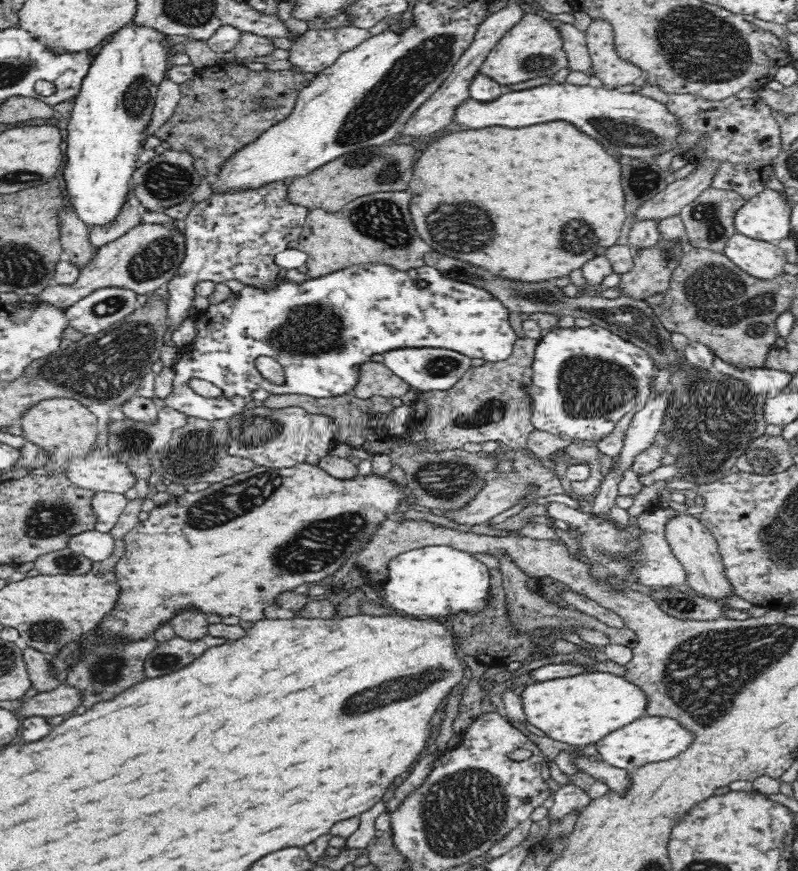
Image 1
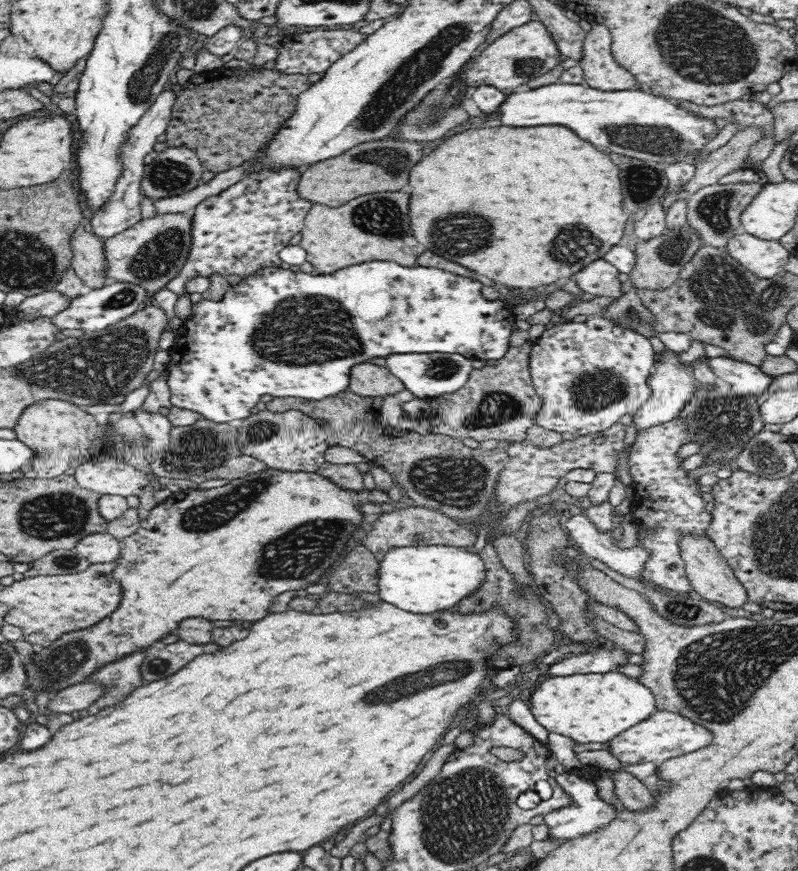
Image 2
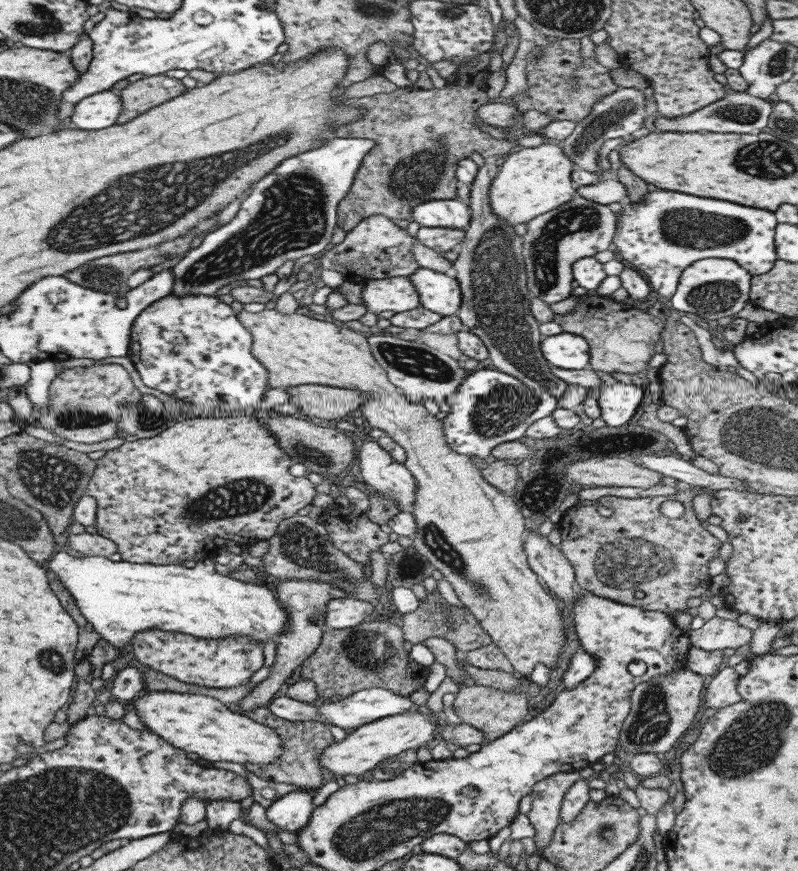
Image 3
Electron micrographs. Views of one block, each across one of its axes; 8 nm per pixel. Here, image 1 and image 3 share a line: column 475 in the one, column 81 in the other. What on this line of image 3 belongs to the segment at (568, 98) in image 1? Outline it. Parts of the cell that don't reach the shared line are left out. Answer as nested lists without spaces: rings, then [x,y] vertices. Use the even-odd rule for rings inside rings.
[[[107,89],[85,96],[73,105],[71,124],[81,130],[108,128],[121,112],[121,99],[116,91]]]

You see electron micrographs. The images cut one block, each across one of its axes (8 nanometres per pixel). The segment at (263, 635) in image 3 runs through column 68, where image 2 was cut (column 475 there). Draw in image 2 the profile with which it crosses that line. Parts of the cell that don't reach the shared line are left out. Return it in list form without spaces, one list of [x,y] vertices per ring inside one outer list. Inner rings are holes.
[[[446,545],[409,546],[390,549],[377,569],[379,596],[406,612],[432,614],[454,610],[460,601],[471,597],[486,578],[484,561],[460,547]]]

